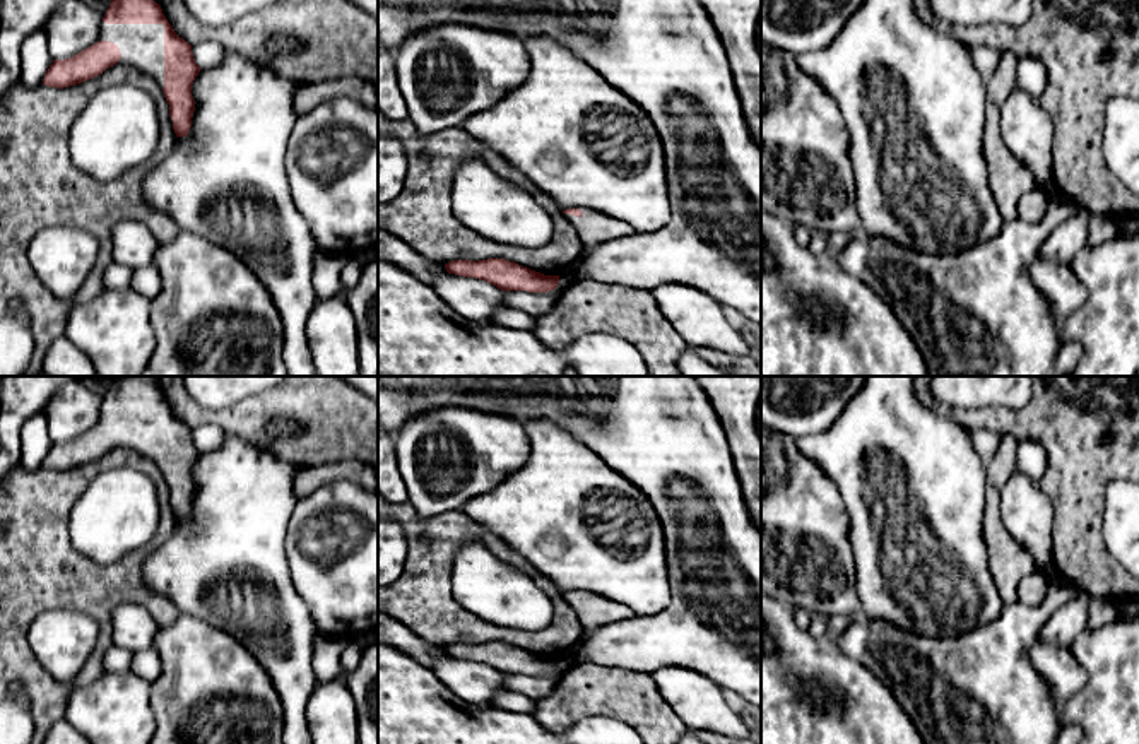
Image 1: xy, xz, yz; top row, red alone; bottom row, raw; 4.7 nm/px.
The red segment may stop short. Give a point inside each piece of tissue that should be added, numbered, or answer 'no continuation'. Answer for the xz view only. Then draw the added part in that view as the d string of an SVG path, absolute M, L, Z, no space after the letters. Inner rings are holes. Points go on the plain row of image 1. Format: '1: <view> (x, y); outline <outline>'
1: xz (594, 611); outline M581 592L581 595L581 600L571 597L564 597L564 600L578 616L583 633L592 633L604 624L626 621L634 616L626 605L612 602L602 595L592 592Z

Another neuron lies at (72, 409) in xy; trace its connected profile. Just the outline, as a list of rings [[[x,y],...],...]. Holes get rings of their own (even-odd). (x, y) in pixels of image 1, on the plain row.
[[[63,381],[39,410],[48,422],[53,443],[72,441],[97,426],[103,395],[87,390],[80,381]]]

